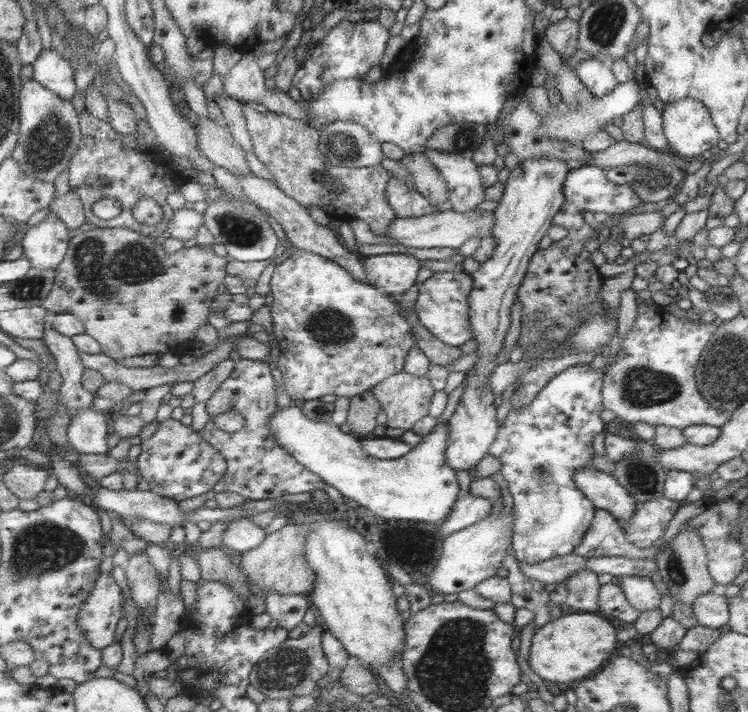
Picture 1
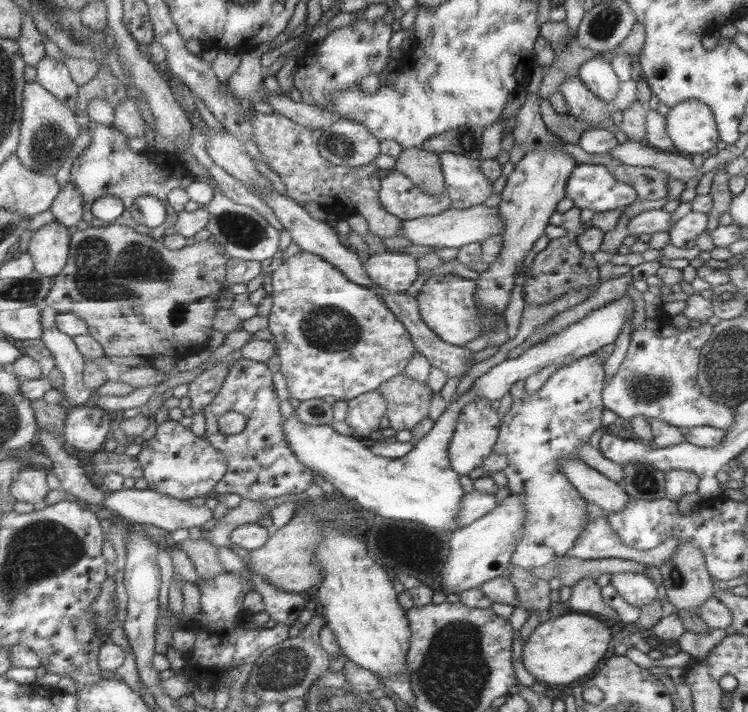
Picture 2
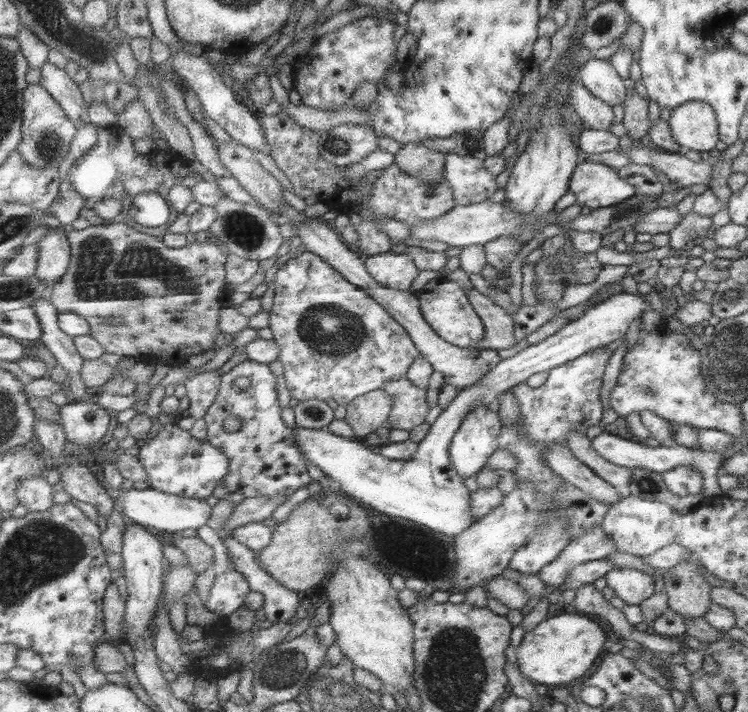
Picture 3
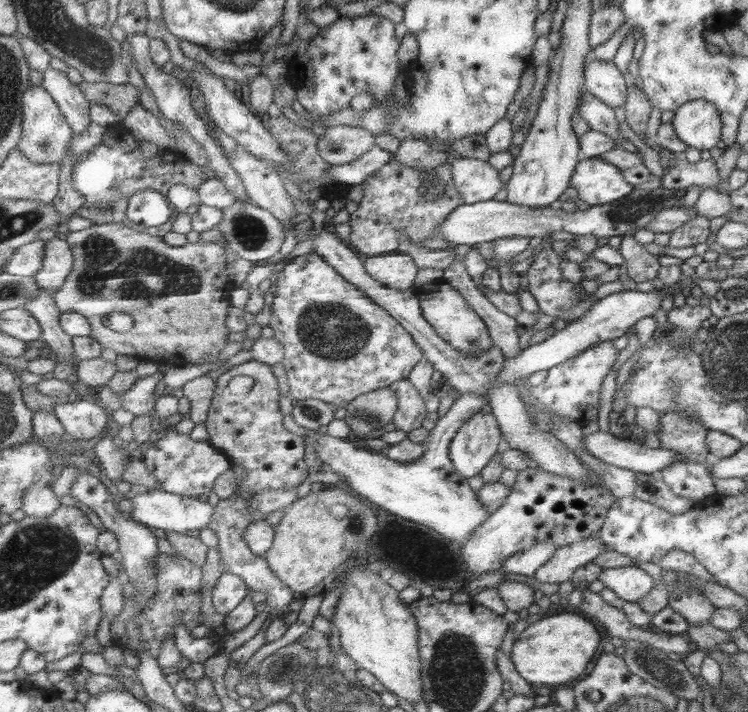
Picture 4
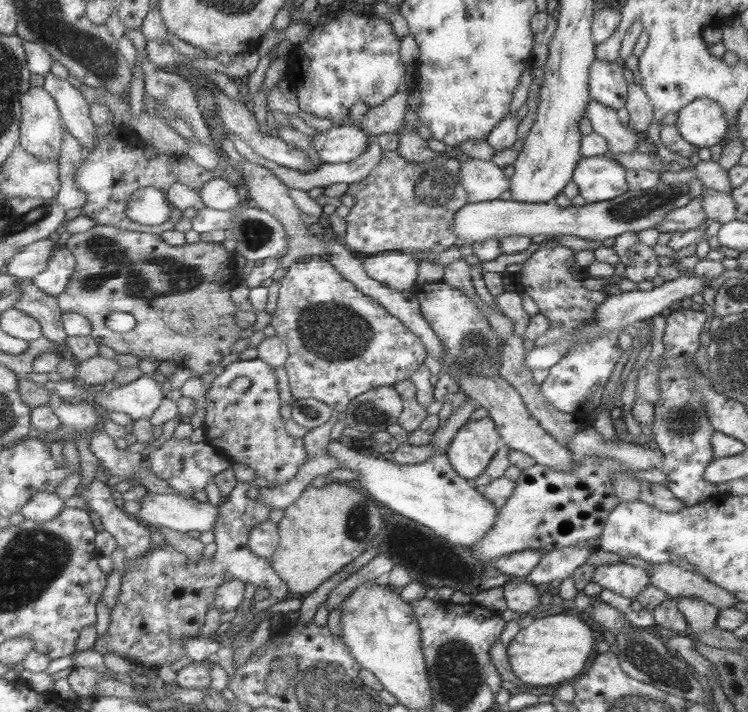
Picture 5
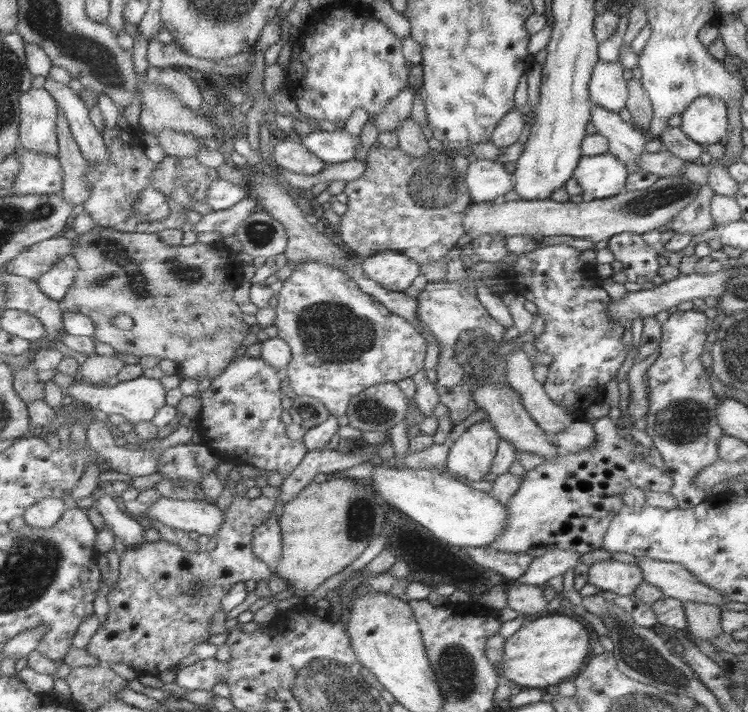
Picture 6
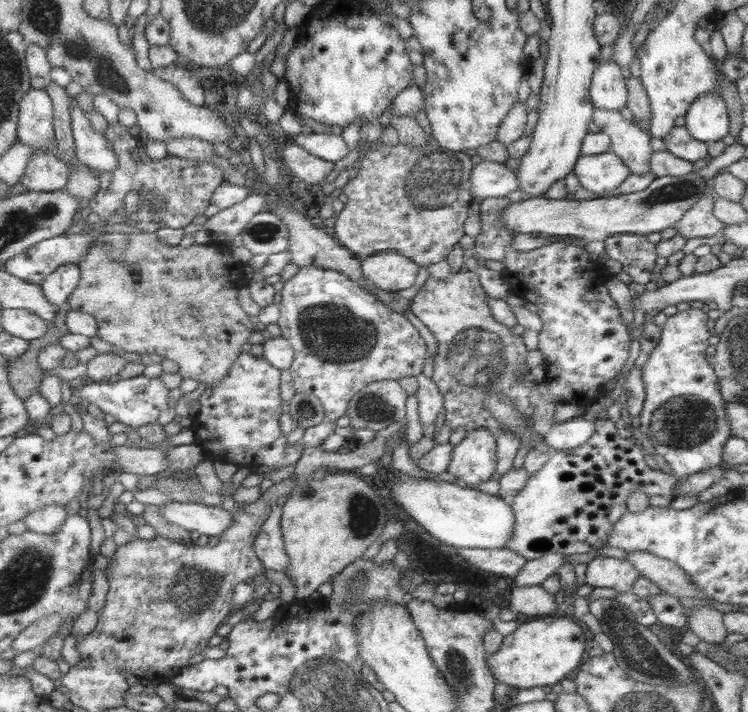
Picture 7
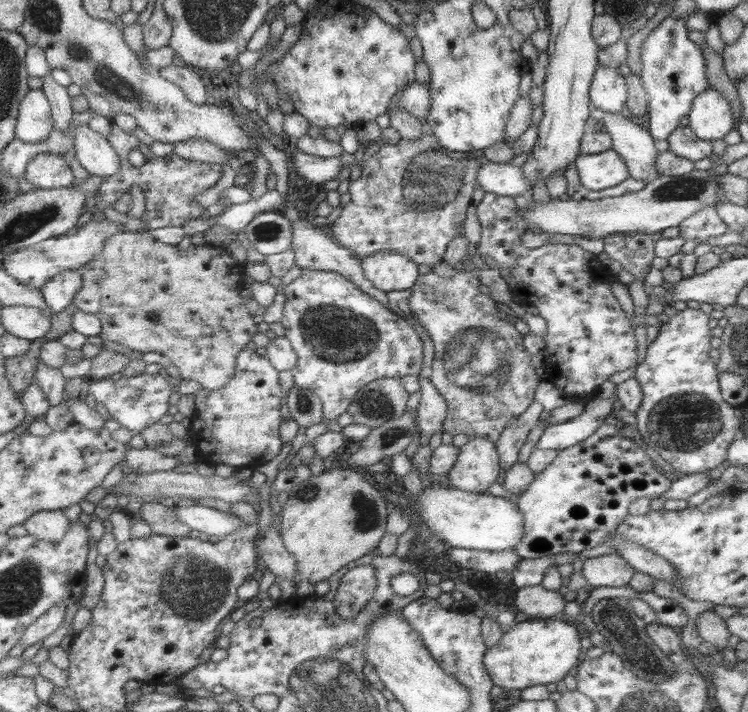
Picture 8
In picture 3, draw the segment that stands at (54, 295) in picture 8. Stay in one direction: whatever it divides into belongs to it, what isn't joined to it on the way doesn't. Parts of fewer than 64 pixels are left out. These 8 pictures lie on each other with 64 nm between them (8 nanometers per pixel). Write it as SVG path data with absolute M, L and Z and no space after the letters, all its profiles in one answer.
M63 225L55 227L36 244L40 252L36 275L49 285L55 286L55 283L61 282L65 274L68 274L69 267L72 266L72 244L68 234L63 230Z

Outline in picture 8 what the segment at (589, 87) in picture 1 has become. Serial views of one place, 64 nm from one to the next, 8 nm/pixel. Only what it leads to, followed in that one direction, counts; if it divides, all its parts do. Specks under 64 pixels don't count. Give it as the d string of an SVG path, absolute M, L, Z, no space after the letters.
M599 66L594 73L589 91L590 105L610 114L620 112L626 104L626 83L611 66Z

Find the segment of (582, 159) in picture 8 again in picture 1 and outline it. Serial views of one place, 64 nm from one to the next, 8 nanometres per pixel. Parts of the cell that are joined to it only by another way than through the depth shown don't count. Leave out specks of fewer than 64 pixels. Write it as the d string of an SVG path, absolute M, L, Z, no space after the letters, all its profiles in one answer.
M591 164L575 166L569 169L562 190L564 201L571 203L579 210L589 211L598 217L619 215L642 203L629 186L609 182L605 176L605 170Z

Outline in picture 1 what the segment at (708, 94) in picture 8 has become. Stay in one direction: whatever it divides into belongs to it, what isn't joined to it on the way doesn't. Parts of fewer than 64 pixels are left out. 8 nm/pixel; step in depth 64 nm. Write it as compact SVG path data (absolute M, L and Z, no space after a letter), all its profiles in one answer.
M683 98L671 103L667 102L660 114L662 133L667 140L667 144L669 144L669 151L683 159L690 160L691 158L700 157L701 152L715 146L720 139L707 108L697 100Z

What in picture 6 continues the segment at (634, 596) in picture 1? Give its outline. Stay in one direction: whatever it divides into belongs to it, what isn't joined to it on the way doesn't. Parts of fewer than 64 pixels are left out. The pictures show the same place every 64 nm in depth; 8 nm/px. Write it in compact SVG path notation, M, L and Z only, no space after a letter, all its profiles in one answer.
M609 559L588 568L587 583L620 596L632 595L641 582L644 579L637 565Z

